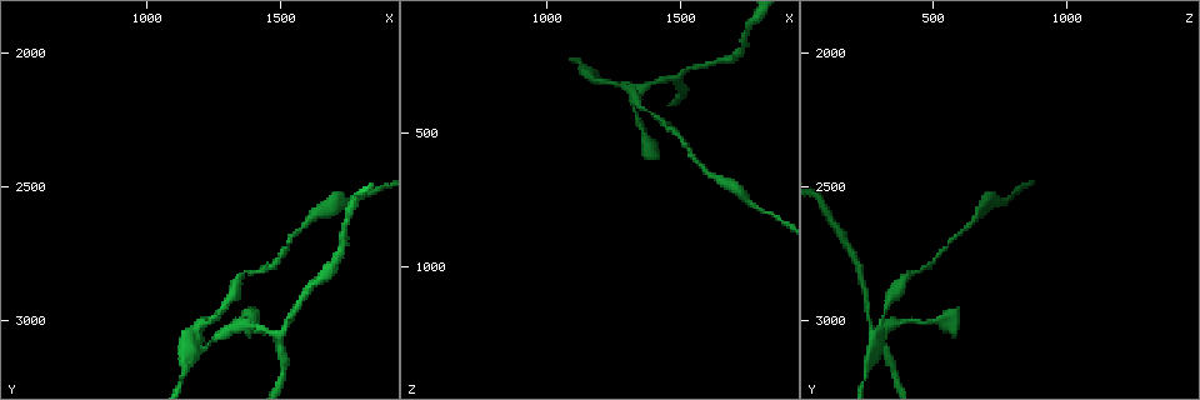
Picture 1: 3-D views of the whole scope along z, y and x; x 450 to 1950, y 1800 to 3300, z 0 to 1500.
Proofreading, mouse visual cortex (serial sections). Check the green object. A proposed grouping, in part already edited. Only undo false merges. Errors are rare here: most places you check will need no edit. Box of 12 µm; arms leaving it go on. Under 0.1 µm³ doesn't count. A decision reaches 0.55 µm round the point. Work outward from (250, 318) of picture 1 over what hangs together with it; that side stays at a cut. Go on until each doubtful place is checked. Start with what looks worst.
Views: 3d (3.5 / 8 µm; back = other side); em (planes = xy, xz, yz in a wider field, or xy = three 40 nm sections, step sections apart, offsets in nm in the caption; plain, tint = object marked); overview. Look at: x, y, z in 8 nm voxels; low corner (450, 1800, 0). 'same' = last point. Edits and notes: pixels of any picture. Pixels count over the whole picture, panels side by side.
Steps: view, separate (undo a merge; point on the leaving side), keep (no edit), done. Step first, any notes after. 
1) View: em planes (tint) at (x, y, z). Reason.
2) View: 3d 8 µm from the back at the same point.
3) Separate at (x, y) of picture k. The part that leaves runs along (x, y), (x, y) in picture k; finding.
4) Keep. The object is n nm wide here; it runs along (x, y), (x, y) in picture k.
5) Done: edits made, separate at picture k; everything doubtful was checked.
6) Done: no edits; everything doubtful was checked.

View: 3d 8 µm at (1340, 3020, 330). Branch point.

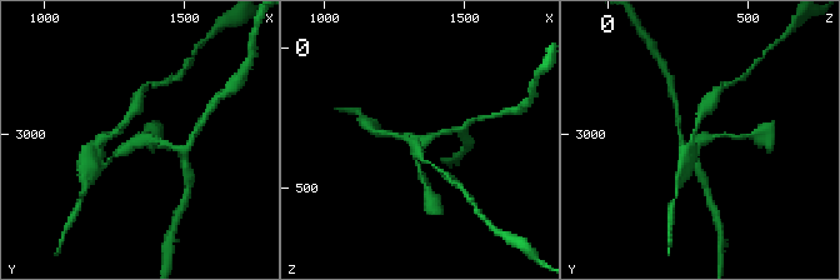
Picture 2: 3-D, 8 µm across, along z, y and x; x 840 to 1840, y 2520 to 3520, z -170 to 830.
View: 3d 3.5 µm at (1330, 3020, 330). Closer look.

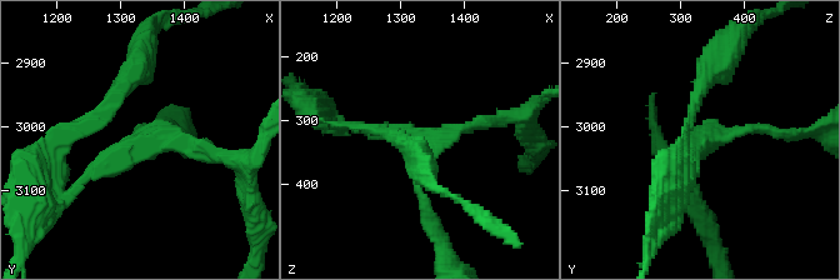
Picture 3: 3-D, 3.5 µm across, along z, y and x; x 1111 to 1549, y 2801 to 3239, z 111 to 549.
View: em xy step 2 (tint) at (1335, 3020, 340). 3 arms meet here; the arms are 150, 200, 200 nm wide; need the tissue.

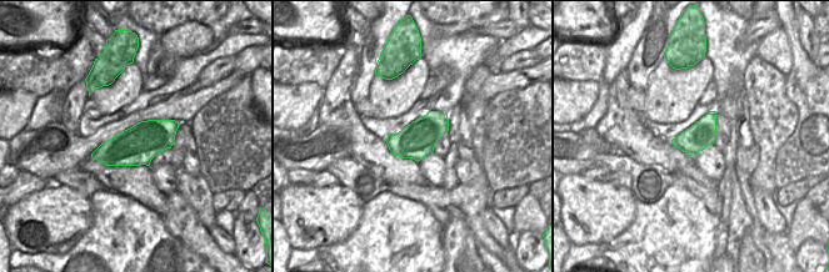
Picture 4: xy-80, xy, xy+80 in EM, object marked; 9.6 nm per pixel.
Keep. It runs along (426, 218), (423, 144), (354, 129) in picture 3; one cell here.

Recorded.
View: em xy step 3 (tint) at (1200, 3110, 300). Arms run side by side.

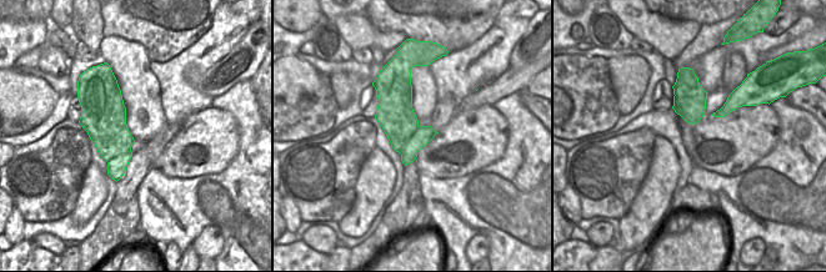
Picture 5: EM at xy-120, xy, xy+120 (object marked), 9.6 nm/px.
View: 3d 3.5 µm at the same point. See where the arms go.

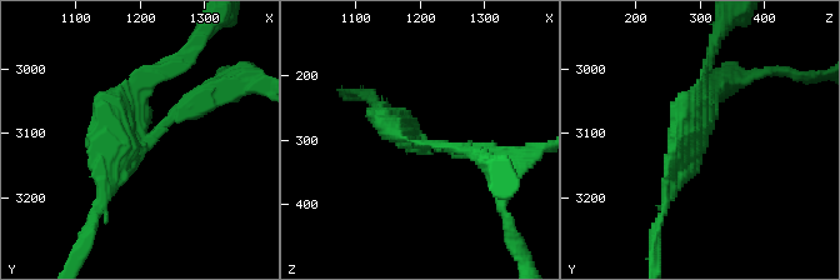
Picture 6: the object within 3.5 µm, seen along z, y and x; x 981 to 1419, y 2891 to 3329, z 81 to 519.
Separate at (155, 76) of picture 6. The part that leaves runs along (130, 109), (206, 33) in picture 6; a second cell is stuck on.

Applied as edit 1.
View: overview.

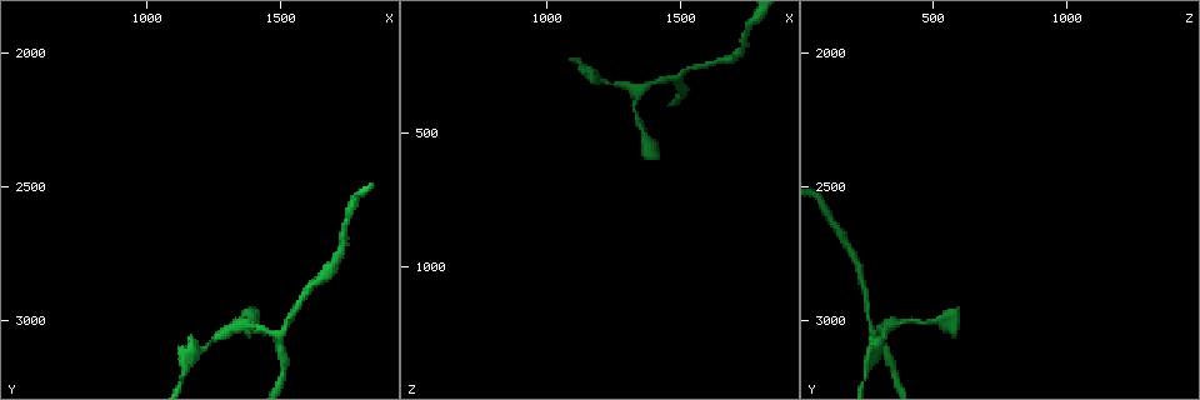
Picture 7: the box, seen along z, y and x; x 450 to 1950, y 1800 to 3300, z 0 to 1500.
View: 3d 3.5 µm at (1490, 3060, 290).

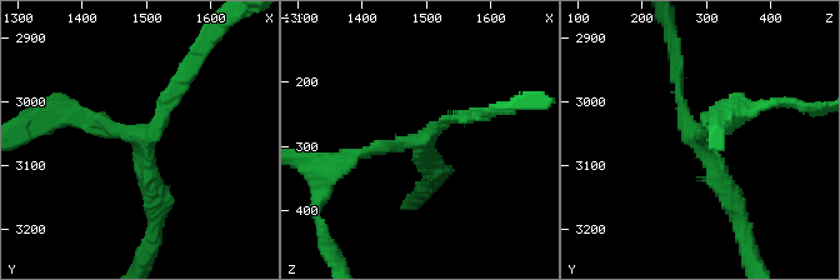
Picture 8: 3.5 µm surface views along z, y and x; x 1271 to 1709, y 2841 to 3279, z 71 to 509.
View: em planes (tint) at (1480, 3050, 290). 3 arms meet here; the arms are 150, 200, 250 nm wide; shape alone is not enough.

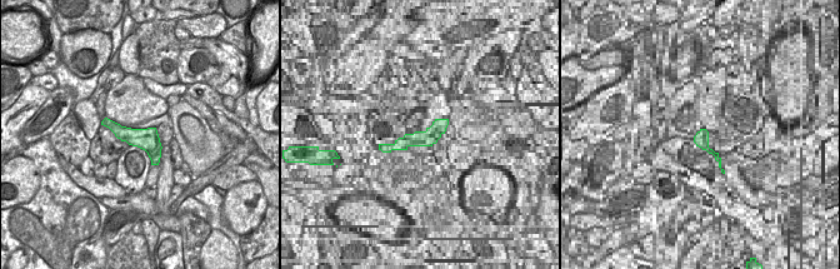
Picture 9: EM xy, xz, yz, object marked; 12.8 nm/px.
Keep. One cell here.

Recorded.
Done: edits made, separate at picture 6; everything doubtful was checked.

